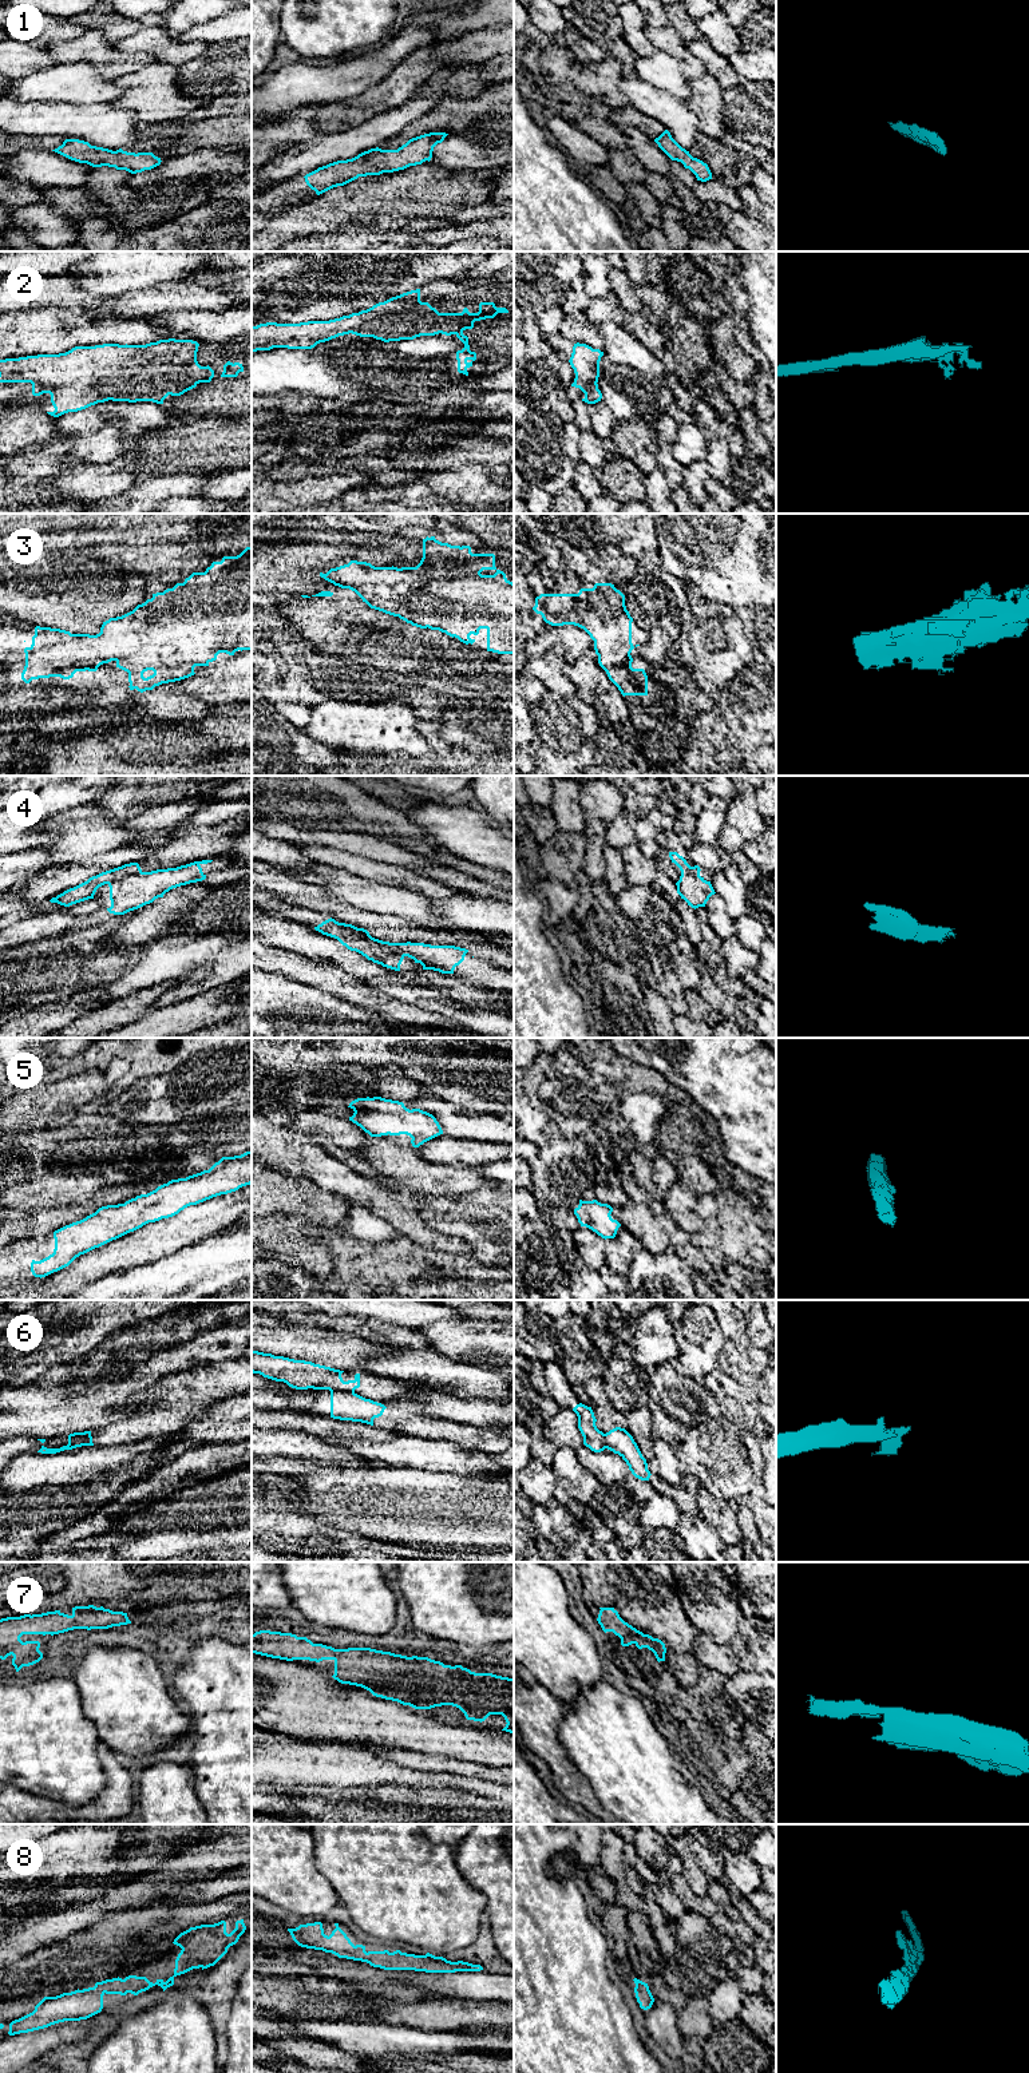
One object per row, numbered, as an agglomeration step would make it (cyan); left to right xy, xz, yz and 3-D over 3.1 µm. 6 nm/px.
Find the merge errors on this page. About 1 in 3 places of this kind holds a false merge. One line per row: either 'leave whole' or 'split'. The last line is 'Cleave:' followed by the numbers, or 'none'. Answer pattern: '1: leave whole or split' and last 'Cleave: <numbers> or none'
1: leave whole
2: leave whole
3: leave whole
4: split
5: leave whole
6: split
7: leave whole
8: leave whole
Cleave: 4, 6

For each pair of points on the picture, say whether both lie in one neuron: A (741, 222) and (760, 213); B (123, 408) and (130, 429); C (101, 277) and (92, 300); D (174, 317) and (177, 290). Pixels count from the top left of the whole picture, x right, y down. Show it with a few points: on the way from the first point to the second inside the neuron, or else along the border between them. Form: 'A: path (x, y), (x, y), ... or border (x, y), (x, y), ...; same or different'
A: border (741, 210), (762, 222); different
B: path (129, 413), (130, 424); same
C: border (68, 276), (84, 290), (114, 296); different
D: border (208, 310), (165, 310), (155, 316); different

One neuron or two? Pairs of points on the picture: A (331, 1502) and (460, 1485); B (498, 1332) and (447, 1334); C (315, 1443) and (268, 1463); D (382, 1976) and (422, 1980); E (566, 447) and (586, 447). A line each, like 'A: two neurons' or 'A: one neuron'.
A: one neuron
B: one neuron
C: one neuron
D: two neurons
E: two neurons

